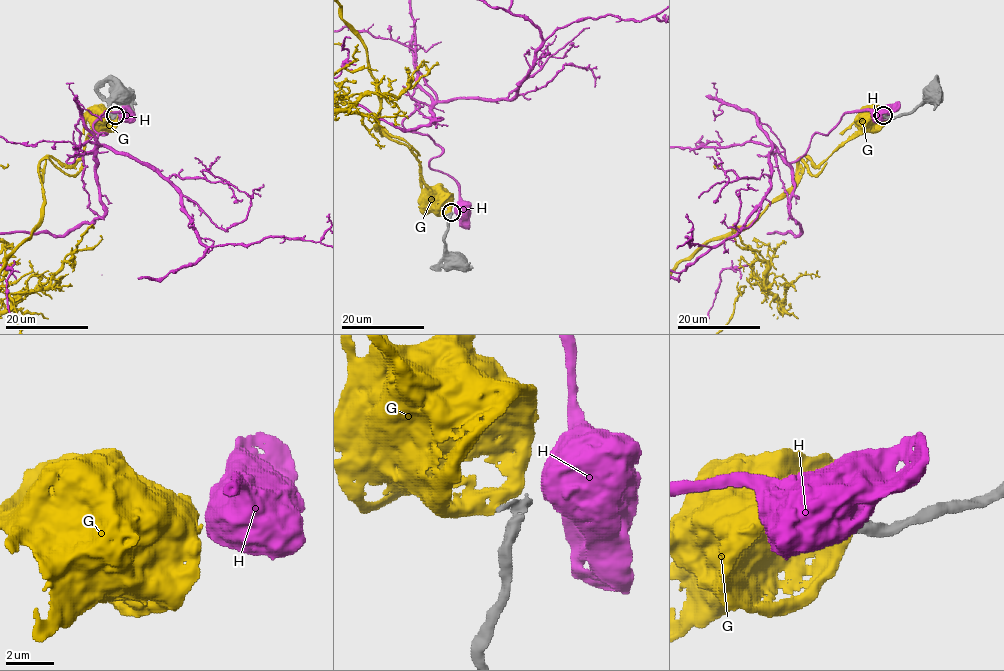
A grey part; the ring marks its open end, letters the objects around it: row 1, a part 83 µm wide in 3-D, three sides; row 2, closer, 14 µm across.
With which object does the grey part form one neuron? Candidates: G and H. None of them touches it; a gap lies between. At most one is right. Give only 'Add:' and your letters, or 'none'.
Add: none

